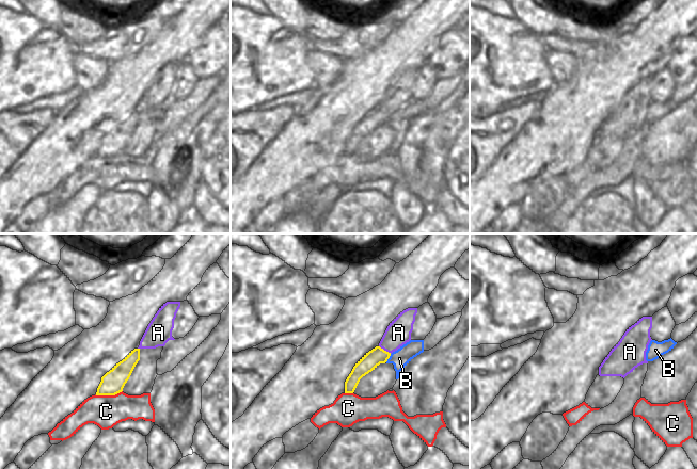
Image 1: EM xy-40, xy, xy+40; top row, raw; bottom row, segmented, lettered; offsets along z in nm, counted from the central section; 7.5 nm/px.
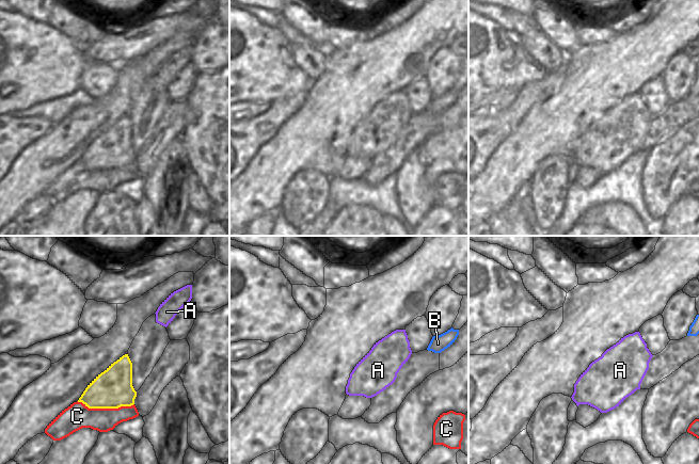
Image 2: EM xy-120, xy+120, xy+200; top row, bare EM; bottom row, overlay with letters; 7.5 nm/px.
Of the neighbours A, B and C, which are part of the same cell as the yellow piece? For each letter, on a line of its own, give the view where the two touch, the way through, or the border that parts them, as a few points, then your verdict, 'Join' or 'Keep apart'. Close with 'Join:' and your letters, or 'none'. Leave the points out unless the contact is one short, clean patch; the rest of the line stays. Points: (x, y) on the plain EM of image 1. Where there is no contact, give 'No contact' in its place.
A: Touches yellow in xy. Boundary: xy (379, 107), (391, 114). Keep apart
B: Touches yellow in xy. Path across: xy (376, 117), (389, 118), (399, 119). Join
C: Touches yellow in xy-40. Keep apart
Join: B.

